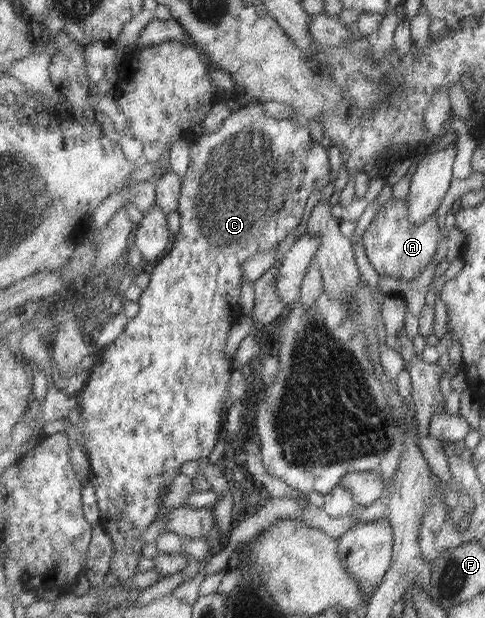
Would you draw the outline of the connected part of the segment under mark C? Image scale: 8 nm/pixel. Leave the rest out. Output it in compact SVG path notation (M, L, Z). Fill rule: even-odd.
M261 103L249 104L249 106L232 113L222 123L218 131L205 132L198 139L193 141L191 152L189 153L190 164L187 173L183 176L183 188L179 199L178 213L180 215L181 228L174 236L169 253L157 262L150 274L150 282L144 290L139 301L139 312L137 316L130 318L124 330L112 339L107 339L105 346L99 351L95 359L93 371L90 373L81 392L77 395L79 399L80 430L88 442L88 455L91 475L88 481L94 484L98 496L98 505L101 508L100 525L105 527L110 539L114 553L110 568L116 576L116 583L130 579L134 573L138 573L138 563L142 557L144 542L138 540L138 535L148 529L162 507L162 491L165 487L172 485L172 481L180 475L182 465L188 461L196 461L202 457L208 457L220 437L223 423L222 416L225 409L225 398L228 393L228 386L231 385L232 360L226 355L226 348L234 324L244 316L241 307L241 291L245 282L243 270L244 262L254 257L261 251L270 251L282 244L282 239L296 232L296 228L302 223L302 217L306 213L308 197L316 190L321 190L330 183L332 179L332 167L330 167L330 157L328 148L323 147L320 142L310 139L310 129L305 125L296 123L290 118L286 120L270 117Z

